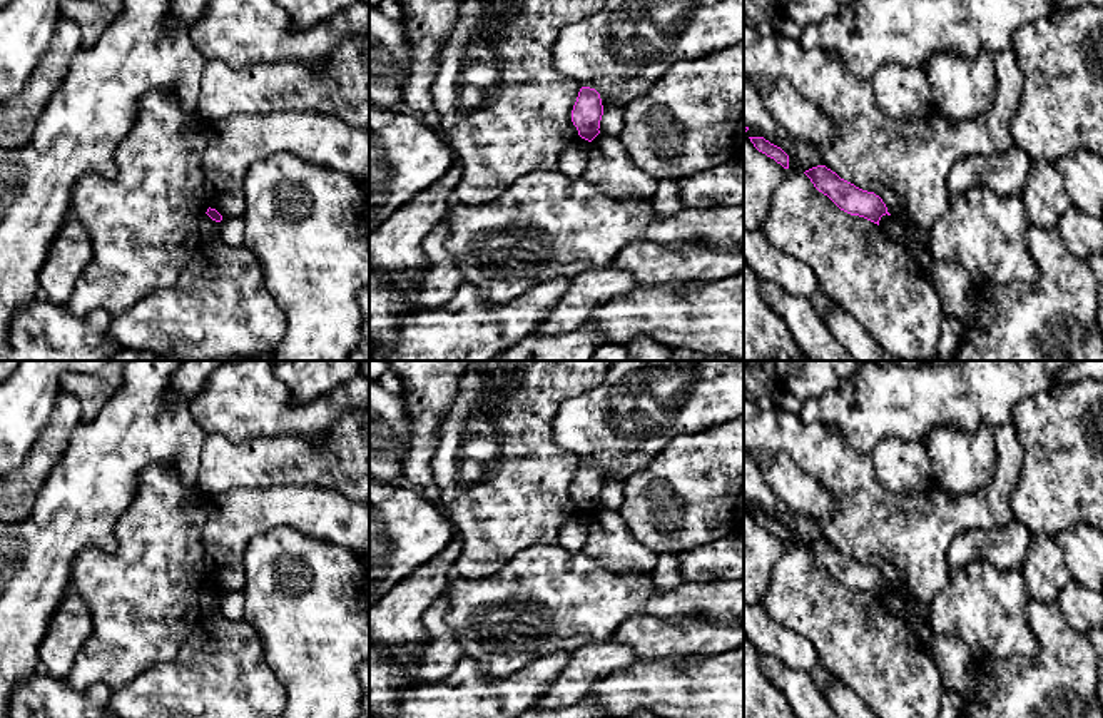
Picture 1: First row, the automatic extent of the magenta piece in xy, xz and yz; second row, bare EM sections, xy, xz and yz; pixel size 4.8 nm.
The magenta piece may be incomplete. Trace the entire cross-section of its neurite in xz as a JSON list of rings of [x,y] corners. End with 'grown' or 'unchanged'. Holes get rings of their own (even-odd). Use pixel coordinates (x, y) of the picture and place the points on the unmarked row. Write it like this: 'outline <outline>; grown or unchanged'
outline [[[582,461],[572,484],[572,496],[578,509],[592,516],[600,508],[600,494],[603,479],[600,468],[595,463]]]; unchanged

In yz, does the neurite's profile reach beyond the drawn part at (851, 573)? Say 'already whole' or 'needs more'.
already whole

